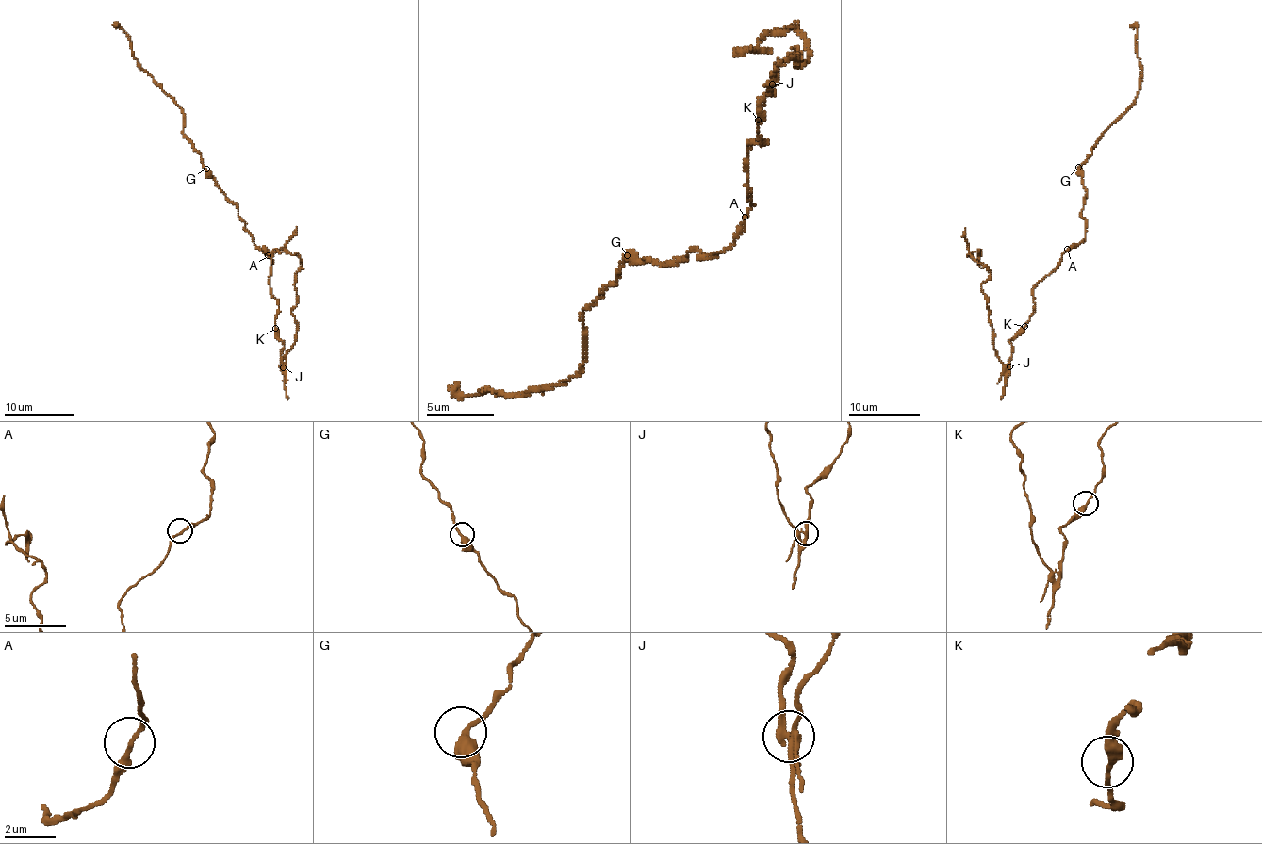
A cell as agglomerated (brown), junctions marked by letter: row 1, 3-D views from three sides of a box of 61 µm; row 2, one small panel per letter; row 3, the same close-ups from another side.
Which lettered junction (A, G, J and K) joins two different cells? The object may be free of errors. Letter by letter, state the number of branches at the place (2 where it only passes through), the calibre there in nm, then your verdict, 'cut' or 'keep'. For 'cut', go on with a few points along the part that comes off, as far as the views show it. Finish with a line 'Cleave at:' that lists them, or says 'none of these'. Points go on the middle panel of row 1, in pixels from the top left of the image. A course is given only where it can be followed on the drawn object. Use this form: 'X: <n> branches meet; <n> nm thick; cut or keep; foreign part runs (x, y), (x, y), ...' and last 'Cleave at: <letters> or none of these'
A: 2 branches meet; 200 nm thick; keep
G: 2 branches meet; 360 nm thick; keep
J: 4 branches meet; 280 nm thick; cut; foreign part runs (771, 85), (794, 47), (798, 67), (808, 58), (794, 31), (734, 56)
K: 2 branches meet; 320 nm thick; keep
Cleave at: J

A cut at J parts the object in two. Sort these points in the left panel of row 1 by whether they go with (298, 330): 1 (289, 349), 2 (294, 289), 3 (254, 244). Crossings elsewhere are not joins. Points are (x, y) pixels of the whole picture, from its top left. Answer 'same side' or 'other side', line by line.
1: same side
2: same side
3: other side

